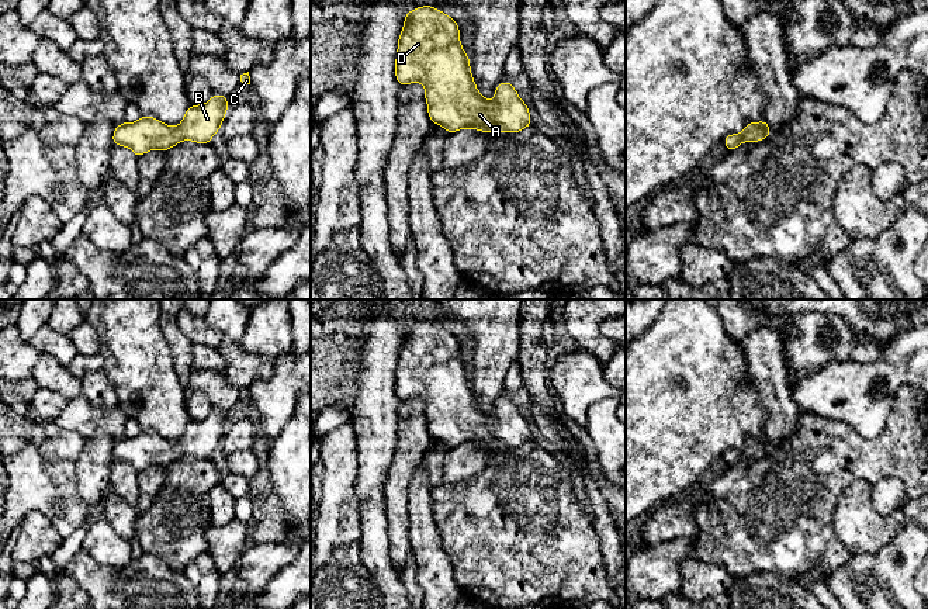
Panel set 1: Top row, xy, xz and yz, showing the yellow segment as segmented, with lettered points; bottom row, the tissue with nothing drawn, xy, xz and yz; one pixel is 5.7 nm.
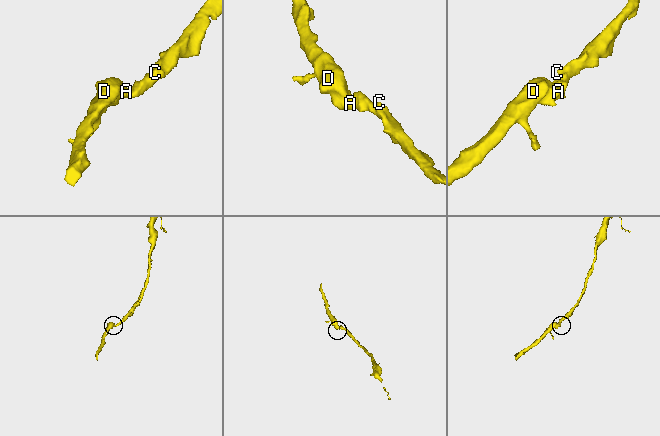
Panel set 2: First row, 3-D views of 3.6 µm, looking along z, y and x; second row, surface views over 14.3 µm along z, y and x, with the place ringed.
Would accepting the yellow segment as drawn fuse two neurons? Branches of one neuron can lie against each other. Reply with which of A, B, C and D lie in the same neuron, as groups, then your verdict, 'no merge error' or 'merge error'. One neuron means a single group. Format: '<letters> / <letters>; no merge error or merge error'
A B C D; no merge error

